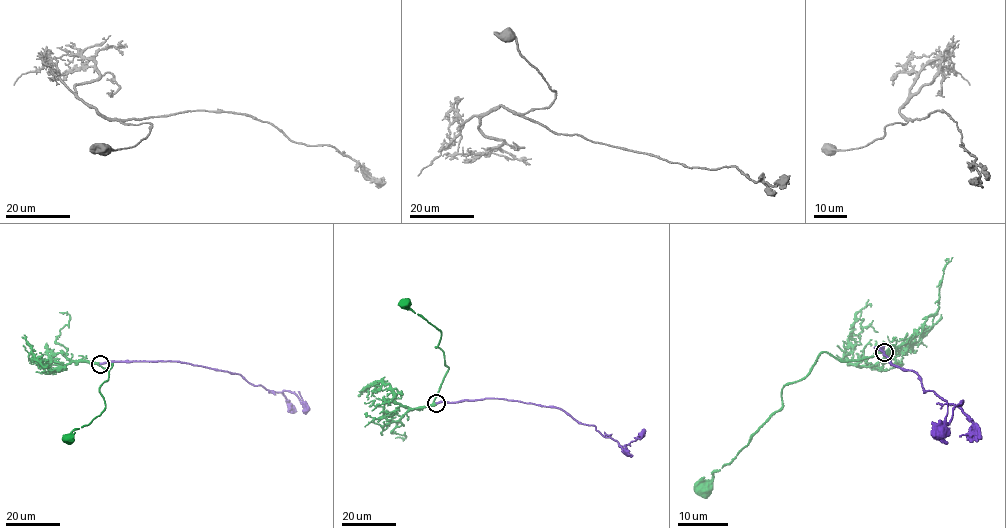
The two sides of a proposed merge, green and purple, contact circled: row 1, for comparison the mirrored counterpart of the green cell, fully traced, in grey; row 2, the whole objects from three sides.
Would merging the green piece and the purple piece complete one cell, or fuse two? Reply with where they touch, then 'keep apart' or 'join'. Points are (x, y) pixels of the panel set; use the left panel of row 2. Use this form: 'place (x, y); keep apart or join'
place (100, 364); join

